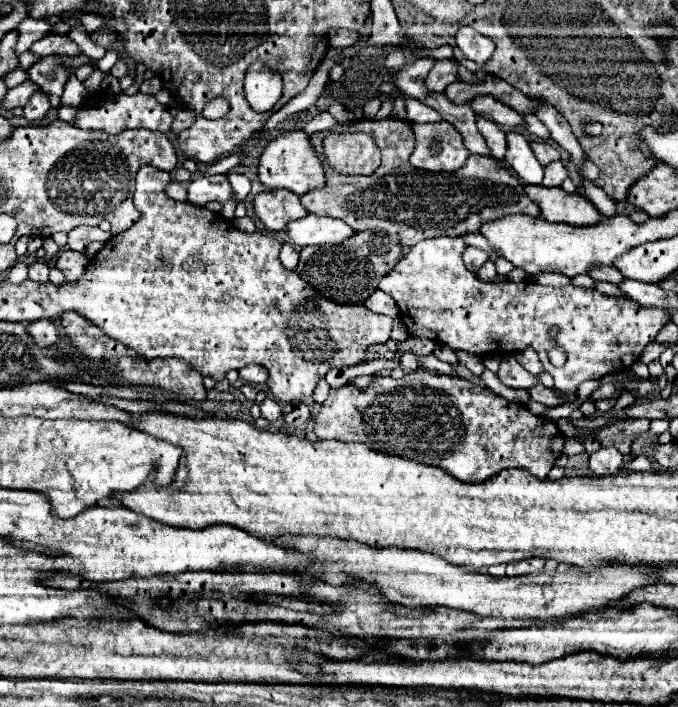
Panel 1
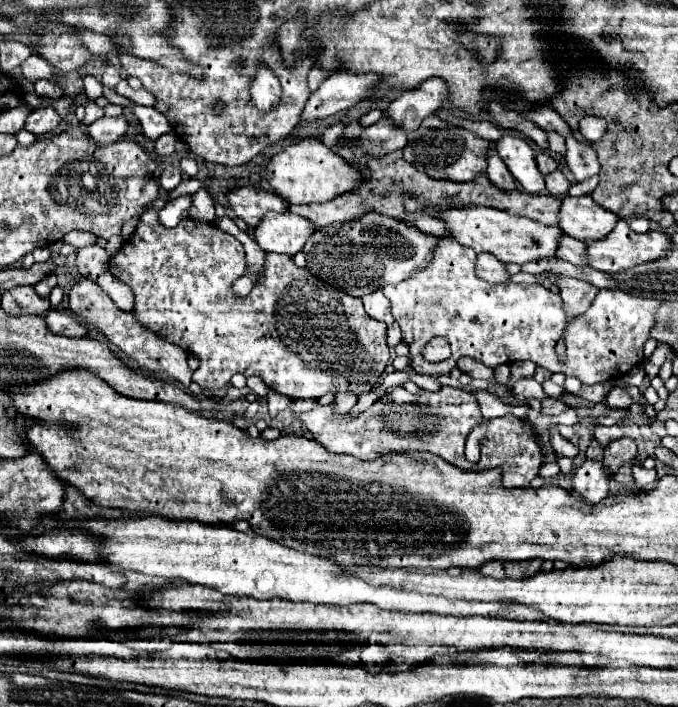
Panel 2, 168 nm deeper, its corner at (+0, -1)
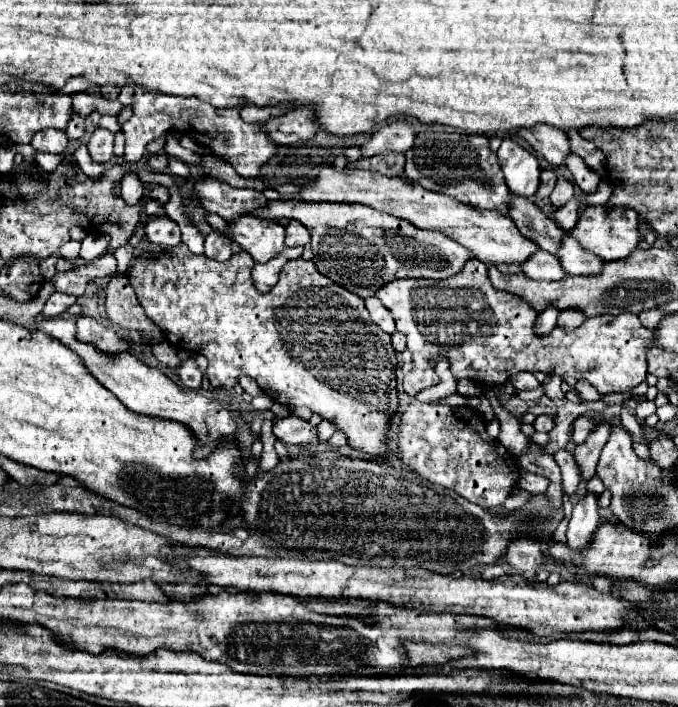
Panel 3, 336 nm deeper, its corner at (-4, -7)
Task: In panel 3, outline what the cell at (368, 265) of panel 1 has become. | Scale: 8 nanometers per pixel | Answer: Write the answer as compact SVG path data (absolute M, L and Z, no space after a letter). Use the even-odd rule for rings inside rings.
M278 199L270 201L264 209L254 211L252 215L264 219L296 219L306 223L312 233L312 261L316 269L362 299L372 297L382 285L394 279L446 279L458 273L464 263L472 259L470 251L442 233L414 227L404 219L362 205Z

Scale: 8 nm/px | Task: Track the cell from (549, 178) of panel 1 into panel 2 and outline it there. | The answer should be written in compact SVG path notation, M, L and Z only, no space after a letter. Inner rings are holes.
M556 169L554 173L550 173L550 177L546 177L546 189L548 189L550 195L554 195L554 197L562 197L562 195L568 193L568 189L570 189L570 181L562 175L560 169Z

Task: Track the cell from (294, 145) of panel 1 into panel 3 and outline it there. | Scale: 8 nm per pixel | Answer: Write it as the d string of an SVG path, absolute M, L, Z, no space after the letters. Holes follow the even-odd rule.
M322 165L322 173L300 187L300 197L302 201L360 203L390 213L394 217L406 219L420 229L442 231L446 237L466 247L476 259L480 259L486 265L522 265L526 259L530 259L530 255L540 251L540 247L532 239L520 235L518 227L512 223L508 215L502 215L498 211L476 211L476 207L458 203L456 199L444 193L426 191L416 183L408 183L398 177L384 177L380 173L364 169L344 167L338 171L334 165Z

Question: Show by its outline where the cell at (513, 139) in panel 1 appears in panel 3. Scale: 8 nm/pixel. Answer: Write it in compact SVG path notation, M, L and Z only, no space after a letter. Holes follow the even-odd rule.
M504 139L498 149L498 163L504 171L506 185L514 195L534 197L540 185L538 159L512 139Z

